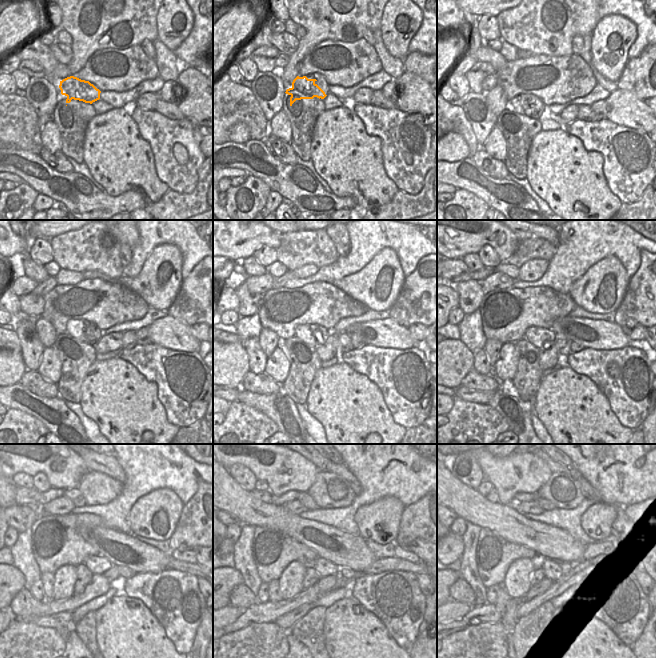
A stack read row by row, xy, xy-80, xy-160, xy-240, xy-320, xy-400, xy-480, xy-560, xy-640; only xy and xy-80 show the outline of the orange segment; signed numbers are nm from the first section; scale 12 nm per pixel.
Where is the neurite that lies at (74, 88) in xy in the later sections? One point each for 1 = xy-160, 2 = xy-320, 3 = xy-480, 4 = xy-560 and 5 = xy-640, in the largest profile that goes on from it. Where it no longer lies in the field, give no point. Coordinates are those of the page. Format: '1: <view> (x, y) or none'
1: xy-160 (522, 103)
2: xy-320 (315, 335)
3: xy-480 (98, 564)
4: xy-560 (323, 567)
5: xy-640 (552, 570)

